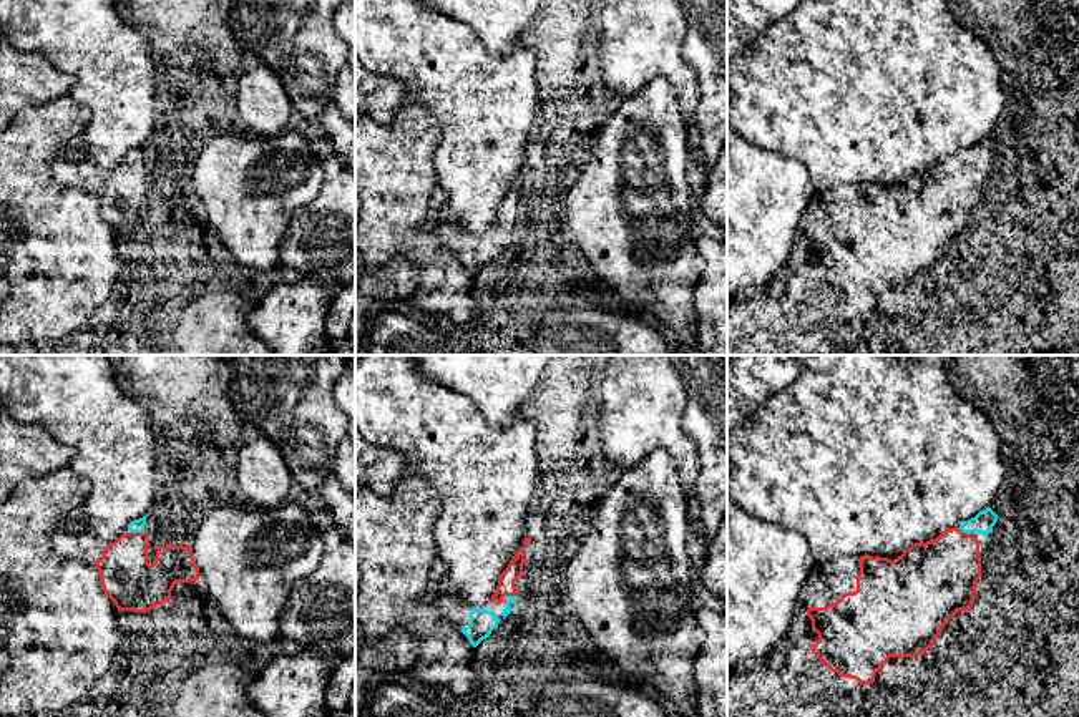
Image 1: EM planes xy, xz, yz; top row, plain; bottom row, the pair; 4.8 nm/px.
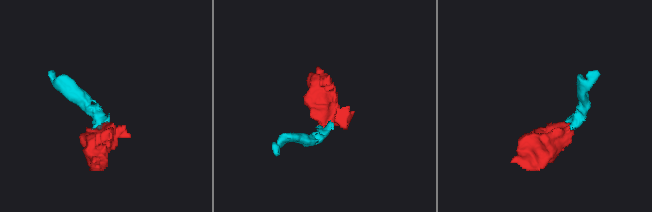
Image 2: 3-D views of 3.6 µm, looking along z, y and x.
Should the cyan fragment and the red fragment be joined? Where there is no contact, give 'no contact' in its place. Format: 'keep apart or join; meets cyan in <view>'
join; meets cyan in xy

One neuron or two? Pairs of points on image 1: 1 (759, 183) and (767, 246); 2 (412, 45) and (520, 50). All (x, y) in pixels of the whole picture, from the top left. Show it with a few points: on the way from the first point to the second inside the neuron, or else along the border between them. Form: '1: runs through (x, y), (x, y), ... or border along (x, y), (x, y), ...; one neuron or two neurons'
1: runs through (761, 198), (766, 204), (766, 231); one neuron
2: runs through (439, 58), (444, 63), (493, 63); one neuron

